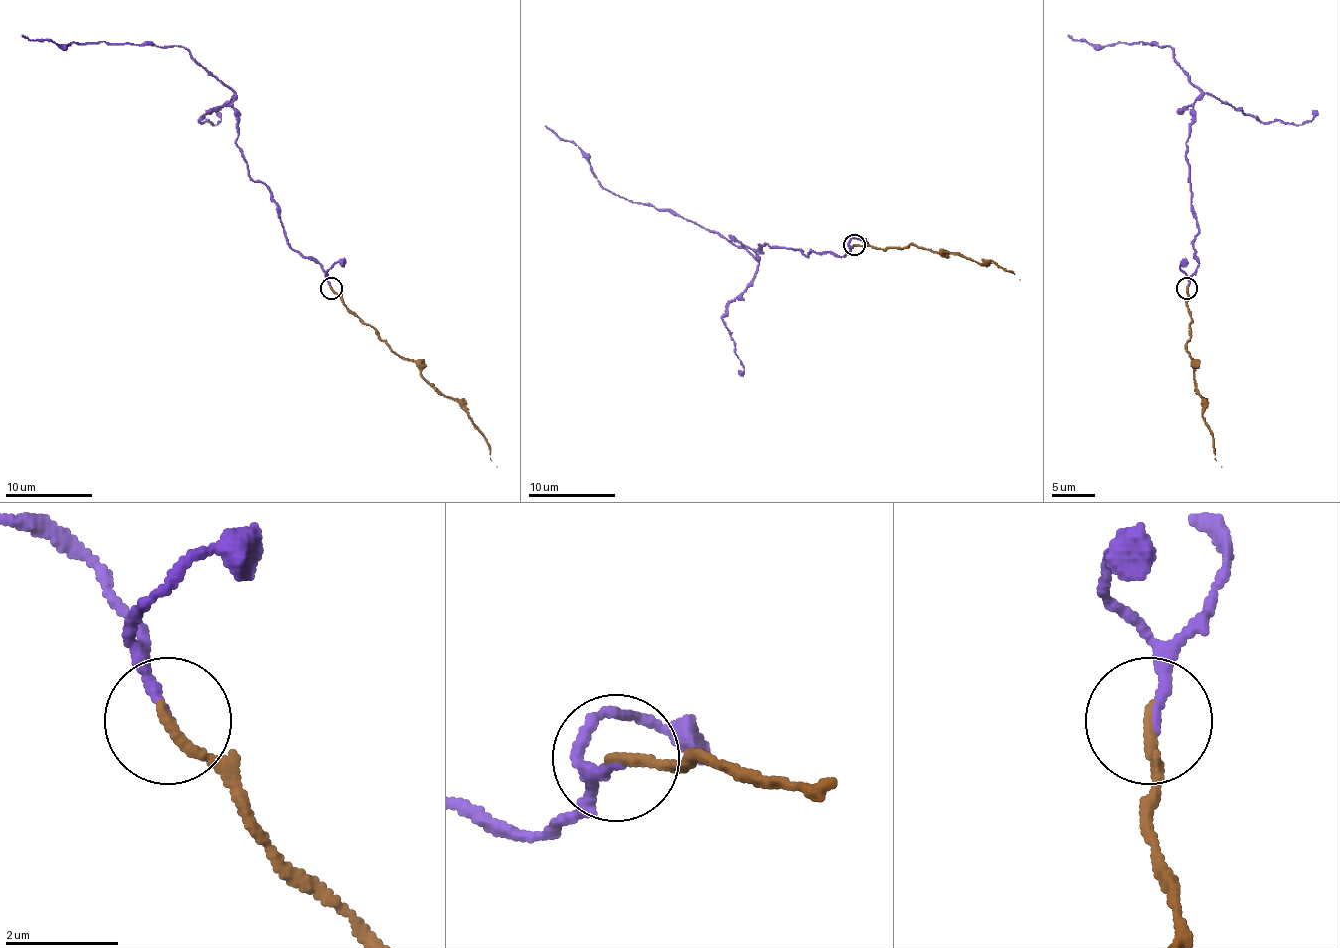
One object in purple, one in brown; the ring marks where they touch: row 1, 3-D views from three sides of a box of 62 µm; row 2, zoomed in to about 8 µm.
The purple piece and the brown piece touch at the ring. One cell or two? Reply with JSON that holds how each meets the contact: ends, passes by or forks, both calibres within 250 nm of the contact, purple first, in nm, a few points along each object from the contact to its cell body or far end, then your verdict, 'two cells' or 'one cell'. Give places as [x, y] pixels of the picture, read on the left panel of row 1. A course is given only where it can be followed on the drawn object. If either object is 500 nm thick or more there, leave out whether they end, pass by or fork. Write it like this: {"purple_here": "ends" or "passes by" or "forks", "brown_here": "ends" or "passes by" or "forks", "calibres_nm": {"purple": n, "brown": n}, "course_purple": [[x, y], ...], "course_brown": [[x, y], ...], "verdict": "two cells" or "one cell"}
{"purple_here": "ends", "brown_here": "ends", "calibres_nm": {"purple": 180, "brown": 200}, "course_purple": [[331, 288], [319, 265], [295, 252], [271, 191], [249, 176], [232, 91], [182, 46], [57, 46], [22, 35]], "course_brown": [[331, 288], [394, 351], [412, 360], [433, 386], [455, 399], [483, 436], [496, 466]], "verdict": "one cell"}

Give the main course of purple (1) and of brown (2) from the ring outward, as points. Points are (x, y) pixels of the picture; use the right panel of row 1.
1: (1187, 288), (1198, 265), (1198, 232), (1185, 143), (1200, 91), (1170, 46), (1092, 46), (1068, 35)
2: (1187, 288), (1194, 386), (1204, 399), (1204, 425), (1222, 466)

